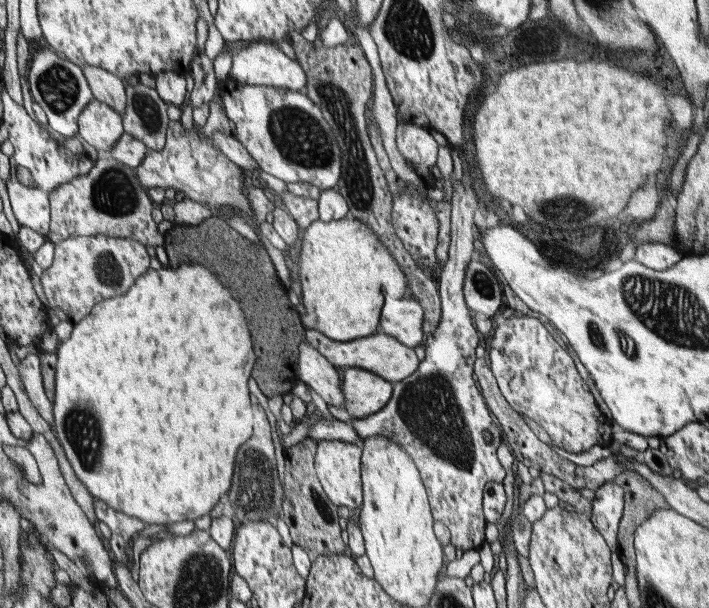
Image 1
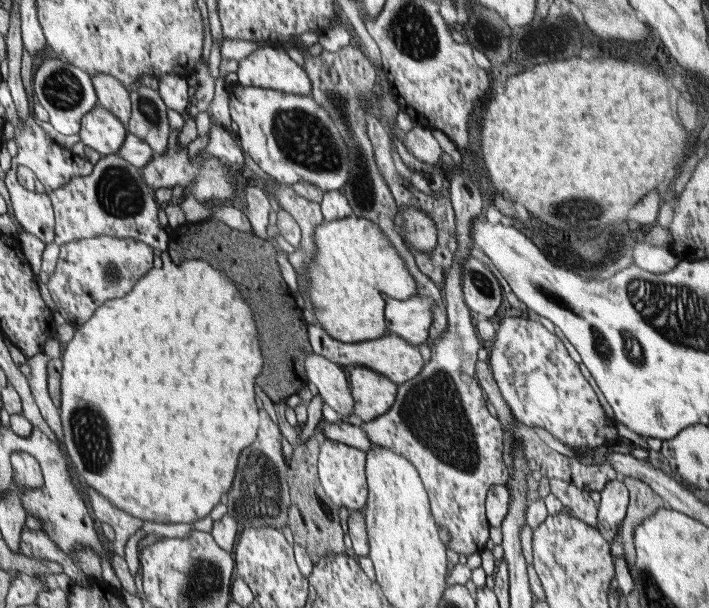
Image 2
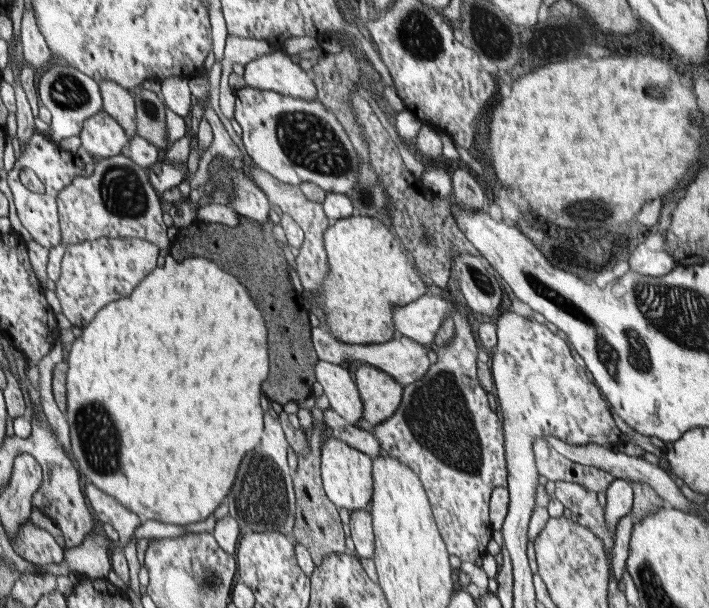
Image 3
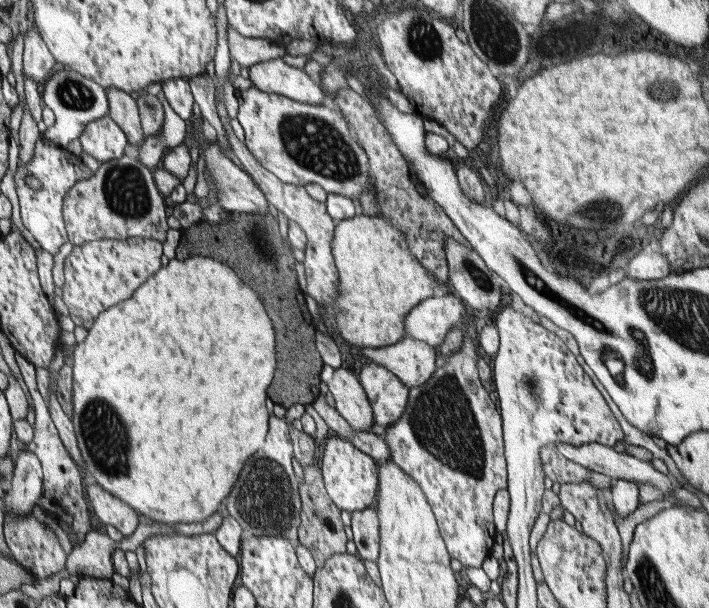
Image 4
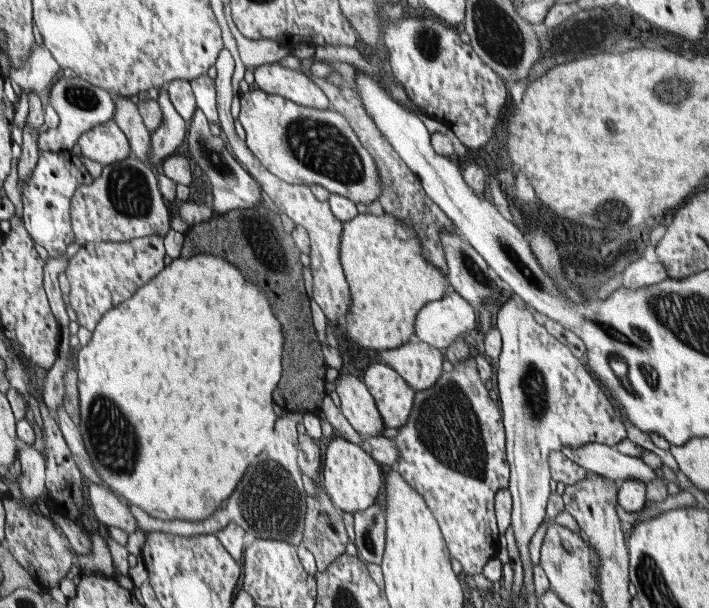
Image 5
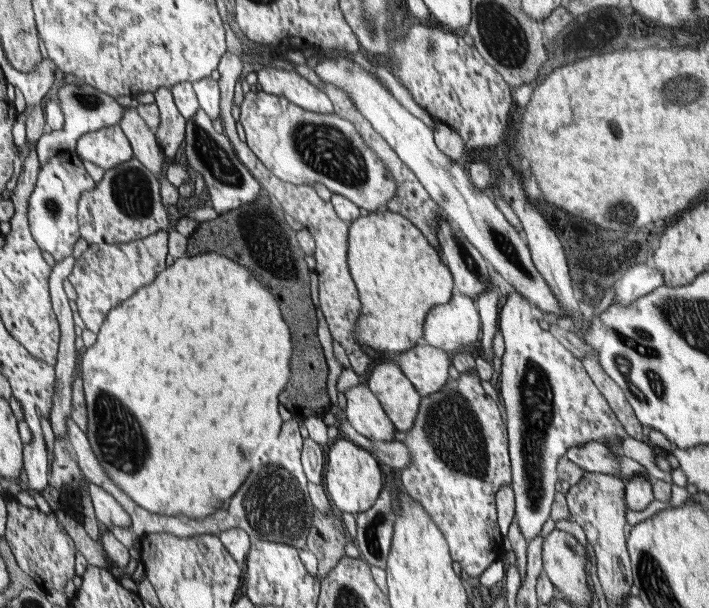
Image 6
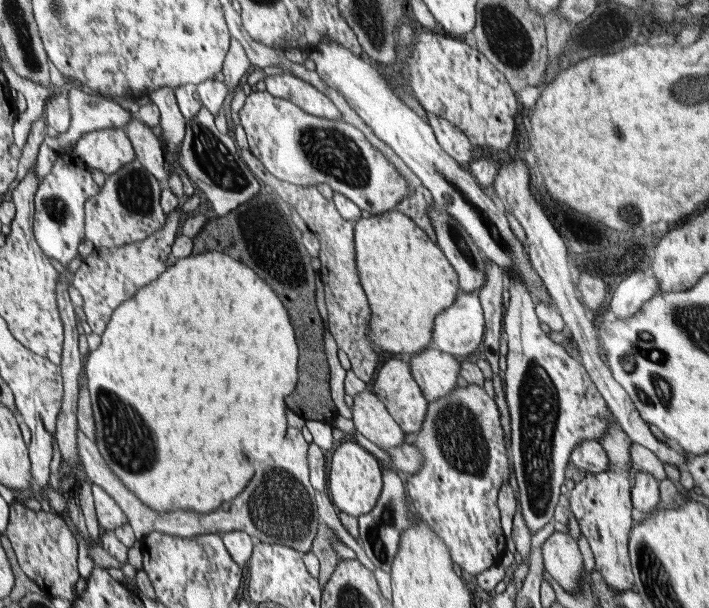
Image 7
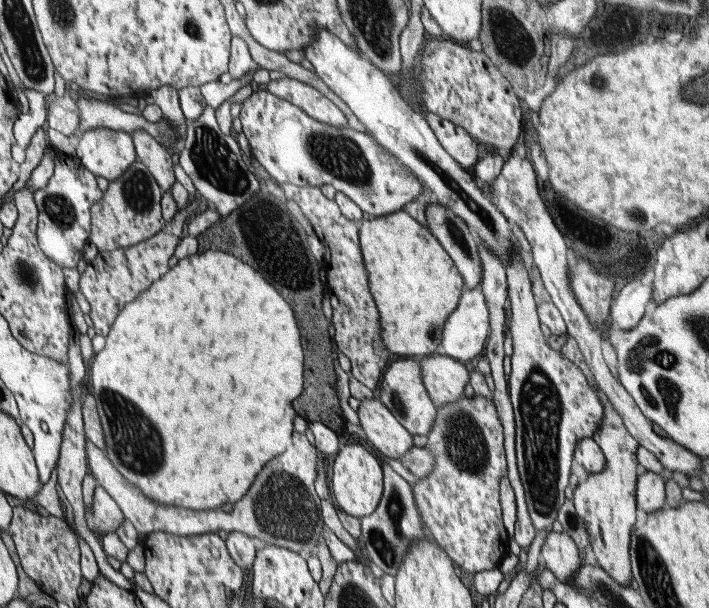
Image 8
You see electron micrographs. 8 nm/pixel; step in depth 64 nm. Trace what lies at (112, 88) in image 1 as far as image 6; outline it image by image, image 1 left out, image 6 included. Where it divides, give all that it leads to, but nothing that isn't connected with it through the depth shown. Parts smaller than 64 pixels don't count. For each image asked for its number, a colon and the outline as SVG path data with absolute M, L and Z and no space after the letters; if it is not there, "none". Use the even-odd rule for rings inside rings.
2: M95 72L89 76L91 76L97 104L101 108L105 108L107 112L111 112L113 116L119 116L119 122L123 122L123 126L127 126L127 118L131 114L127 86L123 86L121 80L113 78L111 74L105 74L105 72Z
3: M101 80L99 86L99 98L101 98L101 112L115 118L127 136L135 136L135 100L129 96L129 90L119 86L113 80Z
4: M107 86L105 112L109 118L115 120L115 124L119 124L119 128L123 128L127 140L131 140L131 146L137 146L143 140L143 130L139 128L139 108L129 94L119 88Z
5: M111 96L113 102L113 122L131 142L131 152L135 152L137 160L147 162L147 154L151 152L151 134L143 126L143 118L139 116L139 108L125 96Z
6: M123 108L119 116L119 130L131 140L131 148L135 150L135 160L143 164L151 174L161 172L161 148L155 144L155 132L143 124L143 118L135 108Z

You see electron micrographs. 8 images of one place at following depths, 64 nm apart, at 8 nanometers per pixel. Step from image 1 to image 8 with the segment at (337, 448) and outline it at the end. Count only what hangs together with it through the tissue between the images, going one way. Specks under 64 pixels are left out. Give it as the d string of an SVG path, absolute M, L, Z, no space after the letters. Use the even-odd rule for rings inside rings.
M347 442L339 448L339 452L333 458L333 500L337 506L355 518L369 516L375 512L381 496L381 466L371 456L371 450L363 446L361 442Z

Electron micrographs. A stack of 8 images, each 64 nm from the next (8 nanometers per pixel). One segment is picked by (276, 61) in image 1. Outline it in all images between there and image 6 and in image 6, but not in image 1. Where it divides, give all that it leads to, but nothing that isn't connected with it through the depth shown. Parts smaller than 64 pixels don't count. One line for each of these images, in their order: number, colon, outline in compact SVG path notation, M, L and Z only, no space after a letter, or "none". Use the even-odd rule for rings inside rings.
2: M261 44L257 50L237 60L235 74L237 84L249 88L267 88L301 96L309 96L311 92L307 72L285 54L285 48Z
3: M267 52L243 64L243 82L249 88L257 90L271 90L279 96L291 96L299 100L313 100L315 98L315 82L289 60L285 52Z
4: M281 58L249 66L249 82L253 84L253 88L263 90L267 94L279 94L283 98L313 106L323 104L321 86L313 84L301 68L293 68L285 64Z
5: M271 62L255 66L251 68L251 72L253 72L253 86L257 90L283 96L293 104L313 110L331 108L325 92L303 70L289 70L283 68L279 62Z
6: M259 66L255 68L255 74L257 74L257 88L263 90L265 94L281 96L307 112L315 112L315 114L333 112L333 104L329 96L323 90L319 90L315 84L311 84L307 78L299 76L295 70L285 72L285 70Z

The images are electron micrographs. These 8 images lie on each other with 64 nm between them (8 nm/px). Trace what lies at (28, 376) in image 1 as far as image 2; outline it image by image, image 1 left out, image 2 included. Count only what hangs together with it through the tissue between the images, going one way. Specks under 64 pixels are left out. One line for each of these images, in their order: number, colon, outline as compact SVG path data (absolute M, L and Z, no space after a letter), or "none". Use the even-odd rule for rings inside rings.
2: M53 336L45 342L43 346L43 352L35 354L35 356L29 356L27 358L27 366L29 366L29 378L27 384L29 384L29 390L31 390L31 396L43 416L43 420L49 424L49 428L55 432L57 440L61 442L63 440L63 426L61 426L61 414L59 414L59 408L53 406L53 400L49 398L49 392L47 392L47 384L45 384L45 366L47 366L47 360L53 360L53 358L59 358L59 348L61 348L61 342Z

